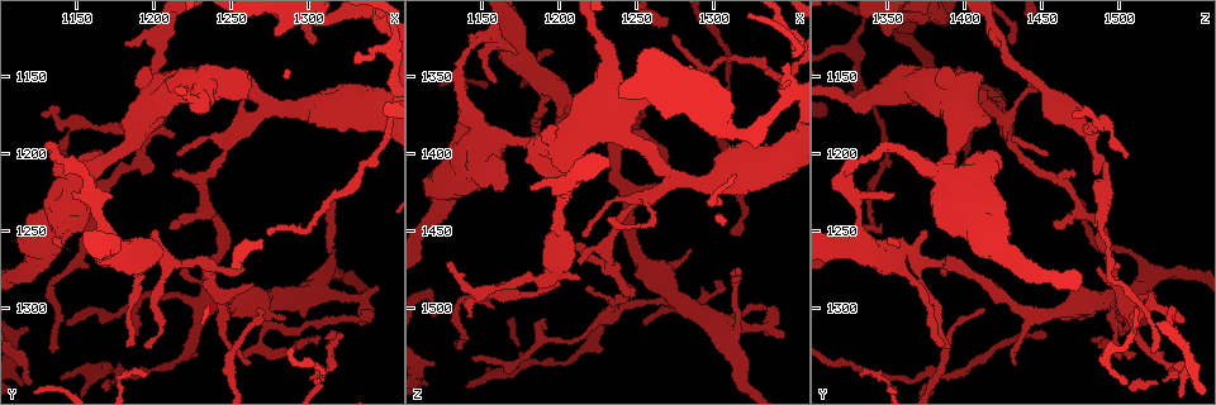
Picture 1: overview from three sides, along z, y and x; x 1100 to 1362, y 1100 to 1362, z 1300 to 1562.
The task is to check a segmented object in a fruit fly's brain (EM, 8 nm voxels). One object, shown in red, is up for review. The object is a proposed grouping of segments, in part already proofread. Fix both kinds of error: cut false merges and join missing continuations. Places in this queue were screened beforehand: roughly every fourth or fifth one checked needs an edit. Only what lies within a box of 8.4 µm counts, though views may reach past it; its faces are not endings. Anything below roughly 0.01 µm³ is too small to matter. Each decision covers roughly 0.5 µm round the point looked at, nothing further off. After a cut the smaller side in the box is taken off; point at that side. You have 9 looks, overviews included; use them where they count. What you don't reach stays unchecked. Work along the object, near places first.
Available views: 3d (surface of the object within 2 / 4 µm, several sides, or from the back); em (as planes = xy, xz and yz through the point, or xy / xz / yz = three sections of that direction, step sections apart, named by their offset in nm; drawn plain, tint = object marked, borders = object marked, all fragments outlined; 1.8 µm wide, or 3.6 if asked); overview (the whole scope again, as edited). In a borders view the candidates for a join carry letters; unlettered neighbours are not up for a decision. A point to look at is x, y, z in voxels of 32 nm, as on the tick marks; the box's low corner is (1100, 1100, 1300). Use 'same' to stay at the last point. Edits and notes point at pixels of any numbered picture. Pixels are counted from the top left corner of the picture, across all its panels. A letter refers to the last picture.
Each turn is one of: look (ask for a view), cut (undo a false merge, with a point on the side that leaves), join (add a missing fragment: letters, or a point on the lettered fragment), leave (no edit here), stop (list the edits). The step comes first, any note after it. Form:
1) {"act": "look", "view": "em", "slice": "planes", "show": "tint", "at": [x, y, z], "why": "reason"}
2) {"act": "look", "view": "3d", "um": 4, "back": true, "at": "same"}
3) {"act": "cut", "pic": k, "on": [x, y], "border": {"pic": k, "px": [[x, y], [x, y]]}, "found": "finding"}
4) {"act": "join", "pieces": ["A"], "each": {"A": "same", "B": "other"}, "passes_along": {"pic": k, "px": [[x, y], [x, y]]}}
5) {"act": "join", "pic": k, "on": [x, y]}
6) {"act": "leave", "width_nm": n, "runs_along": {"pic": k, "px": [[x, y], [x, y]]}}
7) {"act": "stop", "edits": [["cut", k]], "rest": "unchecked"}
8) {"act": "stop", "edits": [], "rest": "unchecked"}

{"act": "look", "view": "3d", "um": 4, "at": [1270, 1318, 1498], "why": "arms run side by side"}

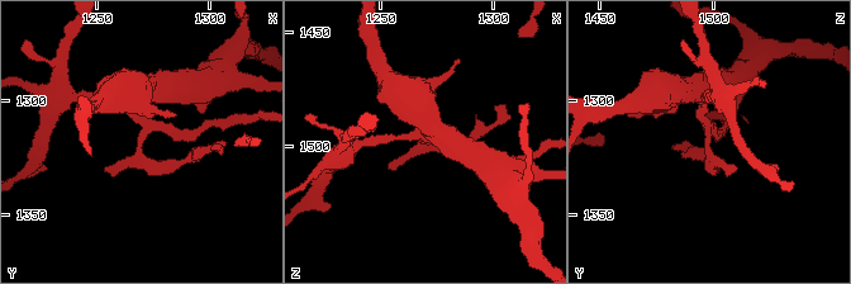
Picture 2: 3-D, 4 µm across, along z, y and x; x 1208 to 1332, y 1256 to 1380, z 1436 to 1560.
{"act": "look", "view": "em", "slice": "yz", "step": 4, "show": "borders", "at": [1269, 1319, 1497], "why": "need the tissue"}

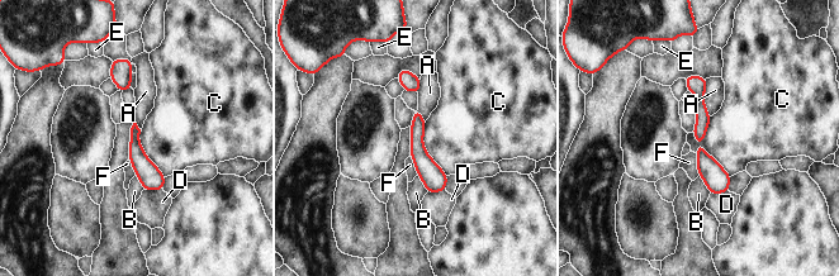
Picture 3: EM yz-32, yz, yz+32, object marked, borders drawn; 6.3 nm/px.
{"act": "leave", "each": {"A": "other", "B": "other", "C": "other", "D": "other", "E": "other", "F": "other"}, "runs_along": {"pic": 3, "px": [[690, 79], [700, 94], [700, 152], [724, 189]]}, "found": "one cell here"}

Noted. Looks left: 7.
{"act": "look", "view": "em", "slice": "xz", "step": 16, "show": "borders", "at": [1312, 1318, 1452], "why": "thin end"}

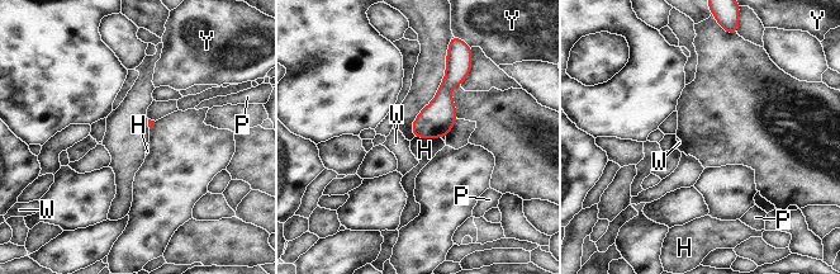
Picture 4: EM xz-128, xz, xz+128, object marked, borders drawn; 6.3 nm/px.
{"act": "leave", "each": {"H": "other", "P": "other", "W": "other", "Y": "other"}, "border": {"pic": 4, "px": [[414, 136], [425, 138], [440, 137]]}, "found": "no lettered fragment goes on from it"}

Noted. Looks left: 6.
{"act": "look", "view": "em", "slice": "yz", "step": 16, "show": "borders", "at": [1346, 1284, 1518], "why": "free end"}

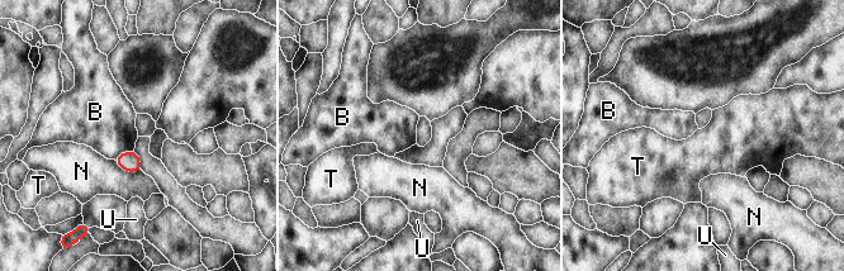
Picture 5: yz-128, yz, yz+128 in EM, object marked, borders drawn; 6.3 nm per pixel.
{"act": "leave", "longest_contact_nm": ["N", 190], "each": {"B": "other", "N": "other", "T": "other", "U": "other"}, "border": {"pic": 5, "px": [[133, 150], [122, 152], [114, 160]]}, "found": "none of them fits"}

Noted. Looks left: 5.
{"act": "look", "view": "em", "slice": "planes", "show": "borders", "at": [1188, 1296, 1520], "why": "arms part here"}

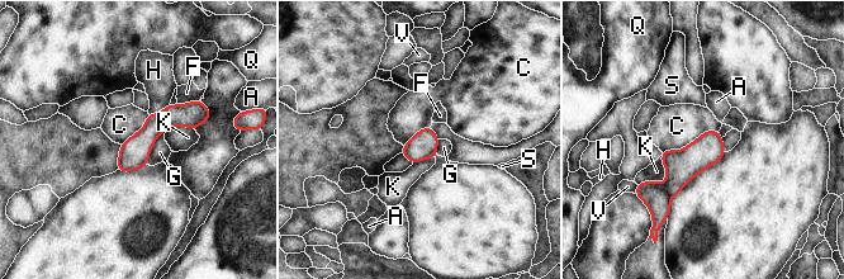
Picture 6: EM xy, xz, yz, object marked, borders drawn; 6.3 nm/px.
{"act": "leave", "longest_contact_nm": ["C", 380], "each": {"A": "other", "C": "other", "F": "other", "G": "other", "H": "other", "K": "other", "Q": "other", "S": "other", "V": "other"}, "runs_along": {"pic": 6, "px": [[205, 113], [170, 116], [121, 166]]}, "found": "all the same cell"}

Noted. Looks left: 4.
{"act": "stop", "edits": [], "rest": "unchecked"}

